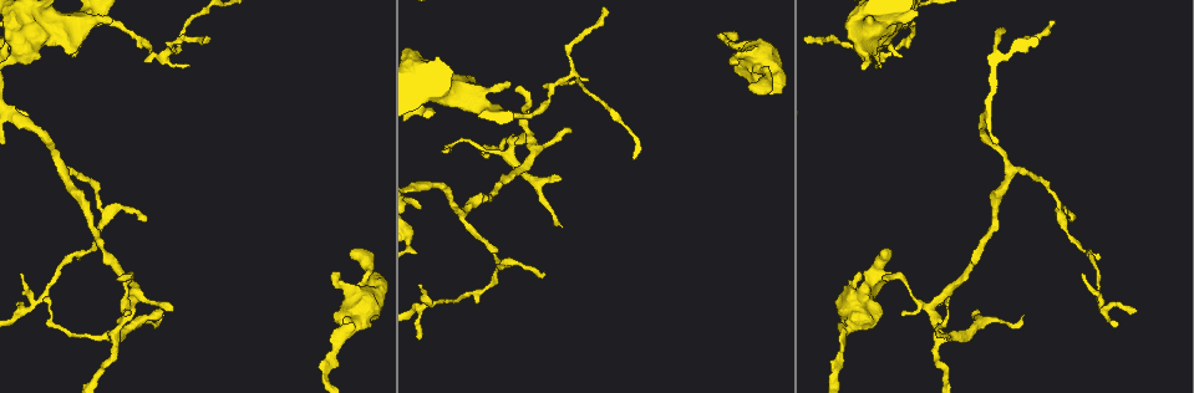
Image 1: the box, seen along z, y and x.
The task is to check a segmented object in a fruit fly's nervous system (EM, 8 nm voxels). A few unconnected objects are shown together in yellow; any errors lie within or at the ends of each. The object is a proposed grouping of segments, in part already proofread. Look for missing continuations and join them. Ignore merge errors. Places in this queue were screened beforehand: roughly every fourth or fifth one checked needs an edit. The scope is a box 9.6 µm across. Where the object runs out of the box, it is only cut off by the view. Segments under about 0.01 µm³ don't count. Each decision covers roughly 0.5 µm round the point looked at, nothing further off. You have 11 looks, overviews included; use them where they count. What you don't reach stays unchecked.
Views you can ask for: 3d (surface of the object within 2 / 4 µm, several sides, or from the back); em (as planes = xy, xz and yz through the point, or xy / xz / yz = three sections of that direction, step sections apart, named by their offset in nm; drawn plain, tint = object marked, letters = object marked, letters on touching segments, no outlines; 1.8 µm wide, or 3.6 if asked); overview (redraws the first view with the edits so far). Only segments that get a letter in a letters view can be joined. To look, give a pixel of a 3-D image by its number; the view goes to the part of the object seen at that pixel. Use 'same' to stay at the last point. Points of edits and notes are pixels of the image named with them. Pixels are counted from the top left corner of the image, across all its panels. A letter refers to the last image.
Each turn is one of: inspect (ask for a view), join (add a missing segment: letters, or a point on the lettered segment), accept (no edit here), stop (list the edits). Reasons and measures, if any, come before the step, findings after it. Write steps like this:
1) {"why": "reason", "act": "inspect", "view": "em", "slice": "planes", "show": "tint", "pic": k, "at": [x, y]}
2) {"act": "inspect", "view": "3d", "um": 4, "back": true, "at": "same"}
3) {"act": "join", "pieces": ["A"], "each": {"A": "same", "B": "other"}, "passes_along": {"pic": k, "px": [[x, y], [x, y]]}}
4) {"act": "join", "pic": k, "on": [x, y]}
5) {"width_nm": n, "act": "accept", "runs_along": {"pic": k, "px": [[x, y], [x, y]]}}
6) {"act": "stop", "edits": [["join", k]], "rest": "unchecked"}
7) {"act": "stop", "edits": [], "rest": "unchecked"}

{"why": "thin end", "act": "inspect", "view": "em", "slice": "planes", "show": "tint", "pic": 1, "at": [418, 205]}

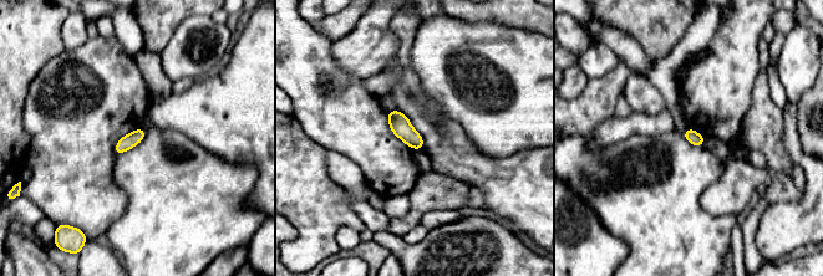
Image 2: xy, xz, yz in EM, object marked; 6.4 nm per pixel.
{"why": "what lies round it", "act": "inspect", "view": "em", "slice": "planes", "show": "letters", "at": "same"}

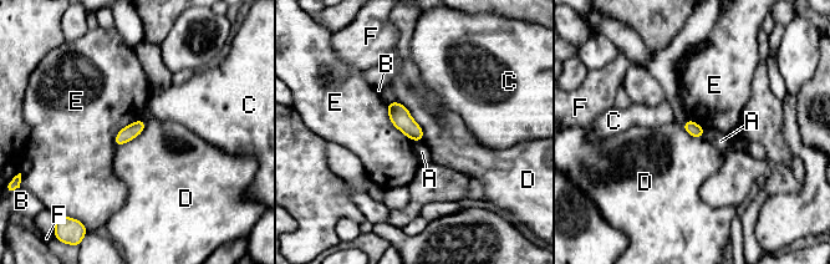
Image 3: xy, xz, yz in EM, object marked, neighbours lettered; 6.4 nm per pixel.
{"act": "accept", "each": {"A": "other", "B": "other", "C": "other", "D": "other", "E": "other", "F": "other"}, "border": {"pic": 3, "px": [[396, 100], [421, 127], [422, 141]]}, "found": "no lettered segment goes on from it"}

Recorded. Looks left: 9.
{"act": "inspect", "view": "em", "slice": "planes", "show": "letters", "pic": 1, "at": [887, 46]}

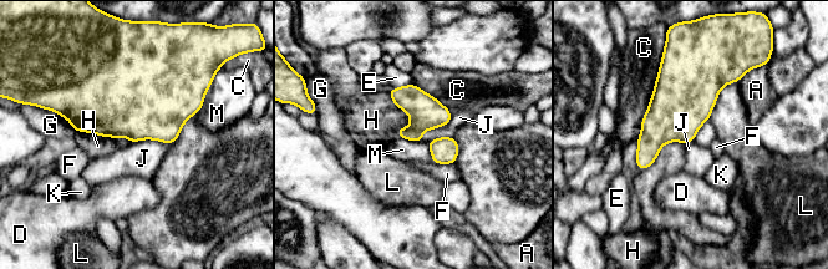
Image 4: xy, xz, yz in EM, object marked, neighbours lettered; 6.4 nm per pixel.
{"act": "accept", "each": {"A": "other", "C": "other", "D": "other", "E": "other", "F": "other", "G": "other", "H": "other", "J": "other", "K": "other", "L": "other", "M": "other"}, "found": "none of them fits"}

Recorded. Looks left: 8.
{"act": "inspect", "view": "em", "um": 3.6, "slice": "yz", "step": 4, "show": "tint", "pic": 1, "at": [518, 90]}

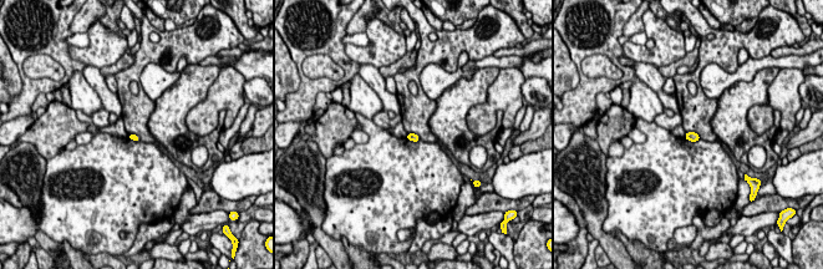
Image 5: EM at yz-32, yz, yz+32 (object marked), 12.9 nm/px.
{"act": "inspect", "view": "em", "um": 3.6, "slice": "planes", "show": "letters", "at": "same"}

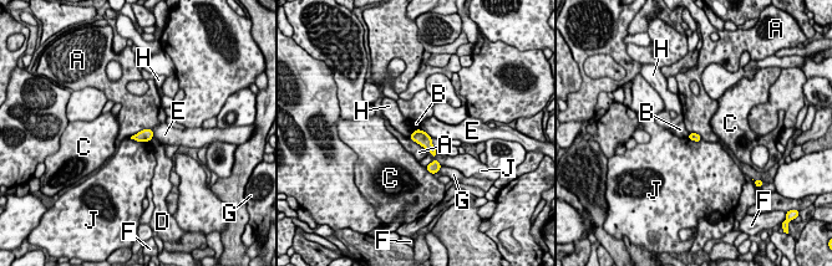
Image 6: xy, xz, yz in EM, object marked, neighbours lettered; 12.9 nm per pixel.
{"width_nm": 120, "act": "accept", "each": {"A": "other", "B": "other", "C": "other", "D": "other", "E": "other", "F": "other", "G": "other", "H": "other", "J": "other"}, "found": "no lettered segment goes on from it"}

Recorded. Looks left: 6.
{"why": "branch stops here", "act": "inspect", "view": "3d", "um": 4, "pic": 1, "at": [974, 311]}

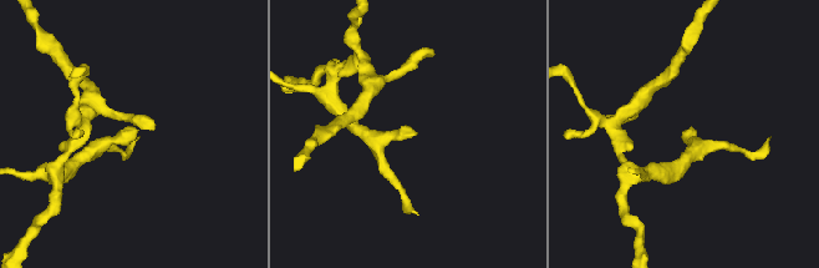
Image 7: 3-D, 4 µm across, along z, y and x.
{"why": "need the tissue", "act": "inspect", "view": "em", "slice": "planes", "show": "letters", "pic": 7, "at": [135, 130]}

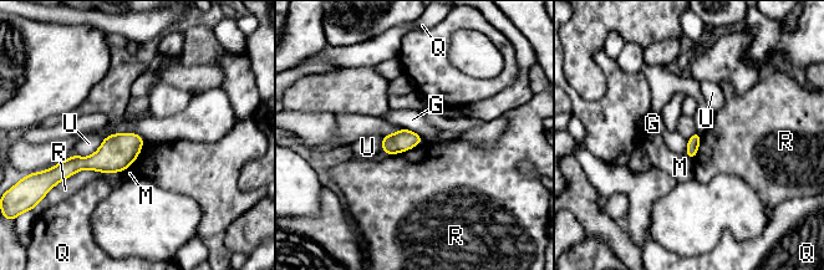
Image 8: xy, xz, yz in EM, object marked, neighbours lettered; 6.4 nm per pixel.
{"act": "accept", "each": {"G": "other", "M": "other", "Q": "other", "R": "other", "U": "other"}, "border": {"pic": 8, "px": [[123, 171], [80, 169], [60, 182]]}, "found": "no lettered segment goes on from it"}

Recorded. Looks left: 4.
{"act": "stop", "edits": [], "rest": "unchecked"}

